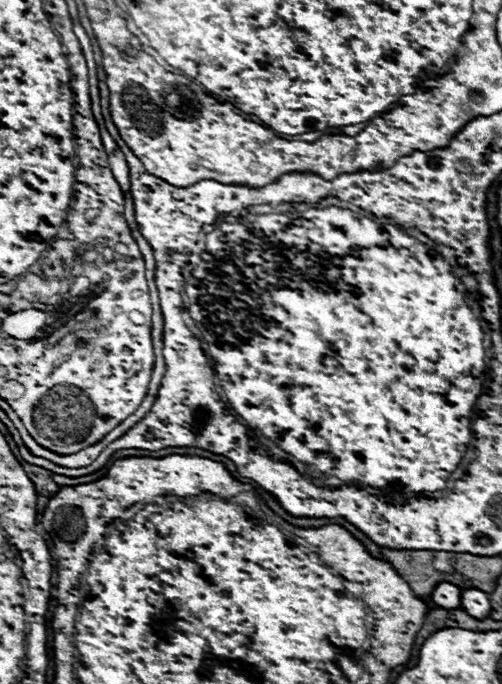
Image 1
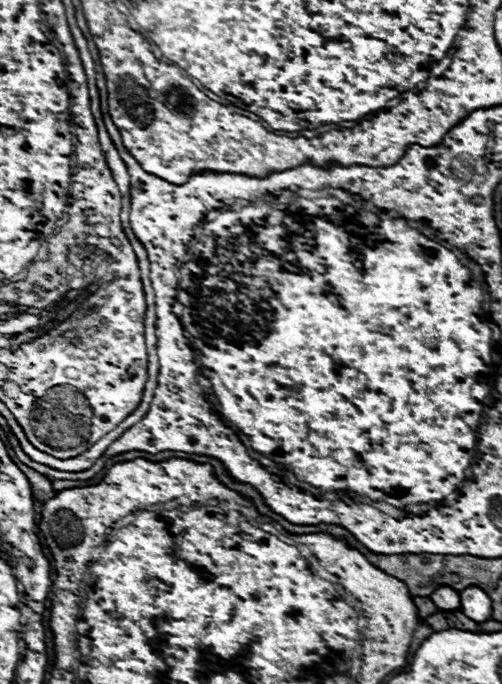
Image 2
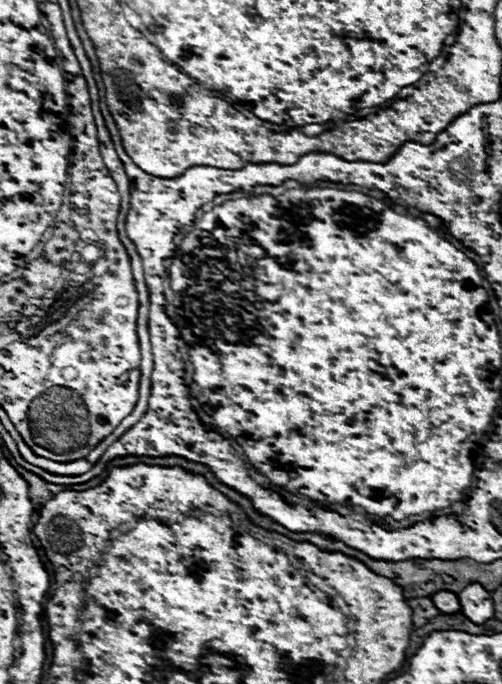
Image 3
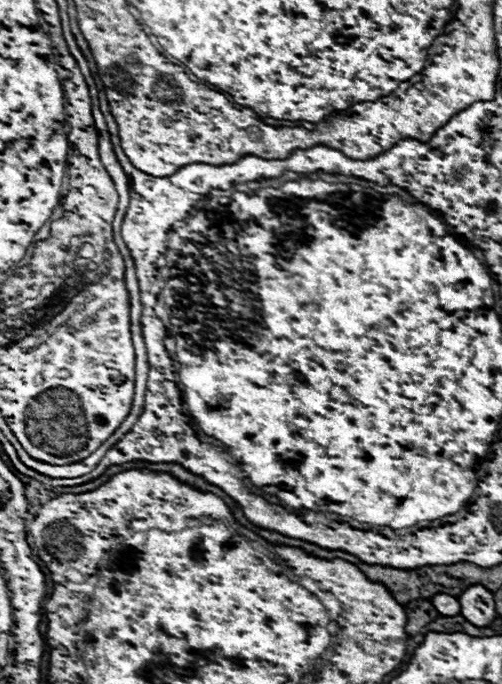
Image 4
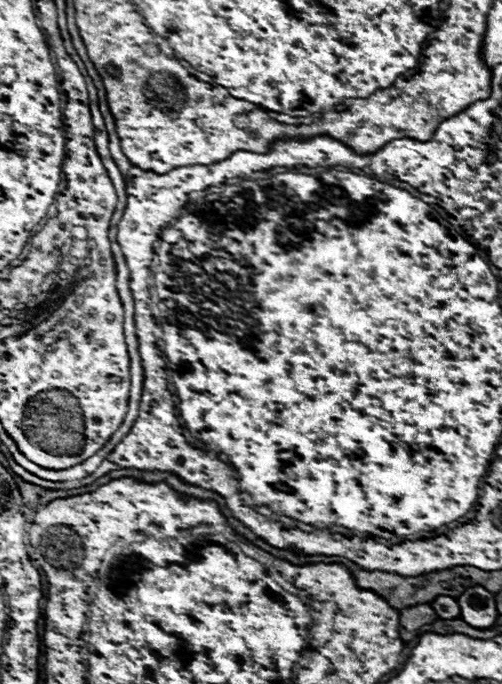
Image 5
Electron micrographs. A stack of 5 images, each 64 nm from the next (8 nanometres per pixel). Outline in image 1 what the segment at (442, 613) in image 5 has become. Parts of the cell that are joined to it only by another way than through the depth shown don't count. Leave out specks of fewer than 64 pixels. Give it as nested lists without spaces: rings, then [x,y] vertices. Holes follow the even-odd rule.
[[[438,584],[438,588],[430,594],[430,600],[440,608],[460,608],[460,592],[462,590],[452,584]]]

